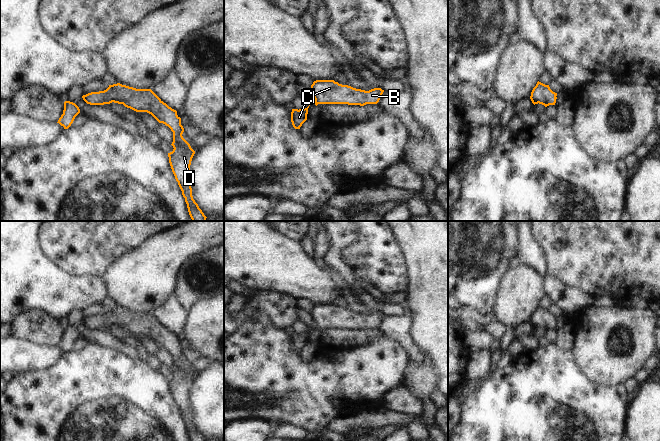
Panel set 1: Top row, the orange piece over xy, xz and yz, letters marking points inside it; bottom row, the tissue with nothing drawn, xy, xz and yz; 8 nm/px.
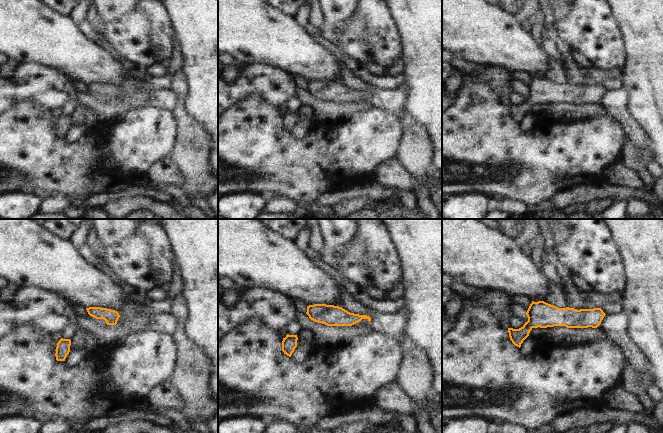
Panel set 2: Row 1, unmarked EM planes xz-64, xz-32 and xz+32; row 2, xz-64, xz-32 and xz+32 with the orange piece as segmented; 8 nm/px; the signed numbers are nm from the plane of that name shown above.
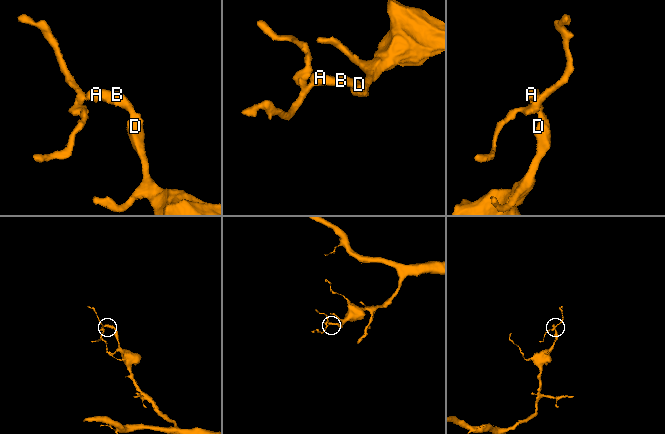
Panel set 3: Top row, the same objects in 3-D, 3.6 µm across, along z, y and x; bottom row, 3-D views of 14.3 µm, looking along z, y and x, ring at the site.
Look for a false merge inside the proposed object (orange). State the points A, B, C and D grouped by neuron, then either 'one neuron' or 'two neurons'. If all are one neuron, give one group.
A B C D; one neuron

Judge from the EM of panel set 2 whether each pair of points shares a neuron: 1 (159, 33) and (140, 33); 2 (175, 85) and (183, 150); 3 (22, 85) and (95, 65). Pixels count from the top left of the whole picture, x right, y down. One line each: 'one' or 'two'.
1: two
2: one
3: two

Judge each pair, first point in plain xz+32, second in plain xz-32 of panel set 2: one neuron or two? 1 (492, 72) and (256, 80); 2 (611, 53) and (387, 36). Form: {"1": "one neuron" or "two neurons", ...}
{"1": "one neuron", "2": "one neuron"}

